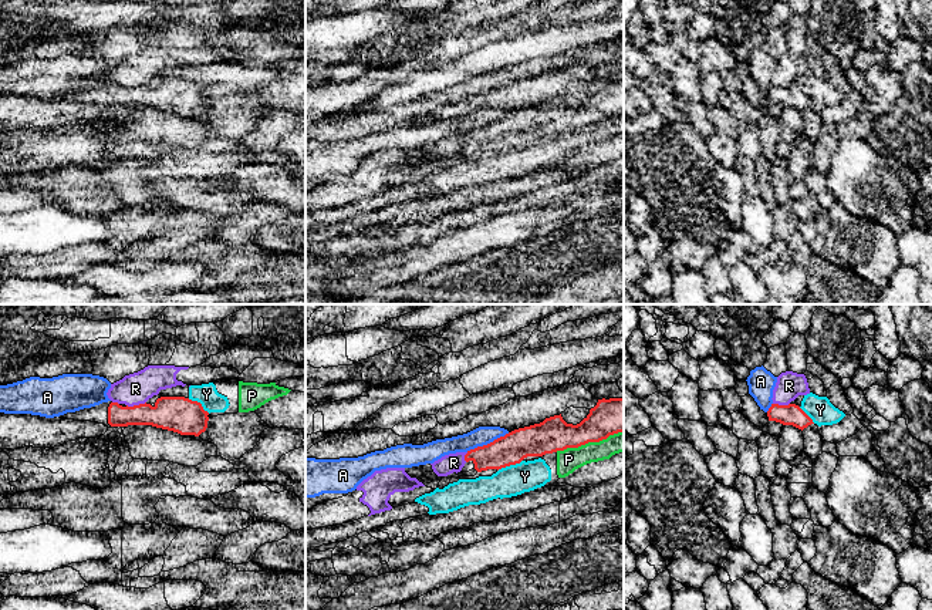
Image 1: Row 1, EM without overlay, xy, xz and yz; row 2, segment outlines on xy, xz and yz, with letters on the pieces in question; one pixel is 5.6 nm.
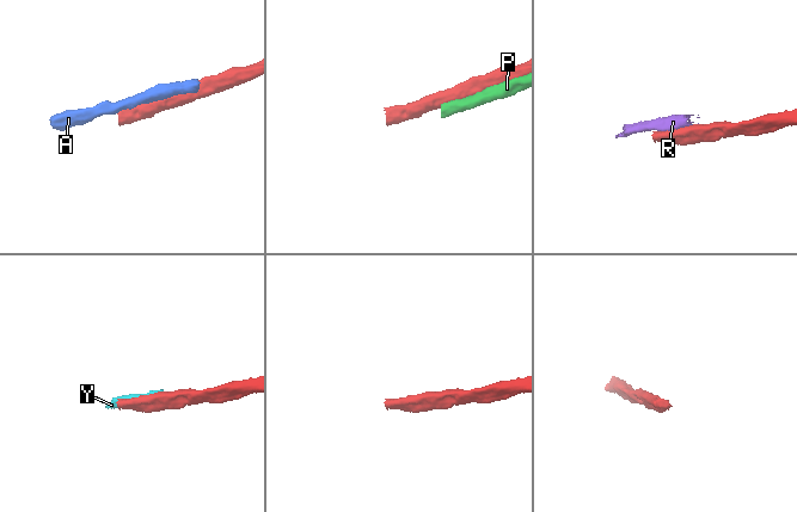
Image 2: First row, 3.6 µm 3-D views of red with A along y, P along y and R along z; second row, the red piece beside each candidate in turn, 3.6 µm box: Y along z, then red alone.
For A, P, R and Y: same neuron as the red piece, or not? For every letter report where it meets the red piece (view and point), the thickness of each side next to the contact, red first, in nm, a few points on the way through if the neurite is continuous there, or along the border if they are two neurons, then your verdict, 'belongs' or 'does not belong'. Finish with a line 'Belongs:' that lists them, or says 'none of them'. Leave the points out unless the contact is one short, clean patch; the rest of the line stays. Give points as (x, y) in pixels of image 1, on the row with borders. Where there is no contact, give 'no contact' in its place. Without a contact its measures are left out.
A: xz (488, 444) | 180/110 nm | does not belong
P: xz (588, 441) | 200/130 nm | does not belong
R: xy (135, 405) | 200/180 nm | along xy (145, 401), (137, 405), (127, 405) | does not belong
Y: xz (509, 465) | 180/170 nm | does not belong
Belongs: none of them

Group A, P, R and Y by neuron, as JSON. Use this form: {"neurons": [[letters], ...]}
{"neurons": [["A"], ["P", "Y"], ["R"]]}

